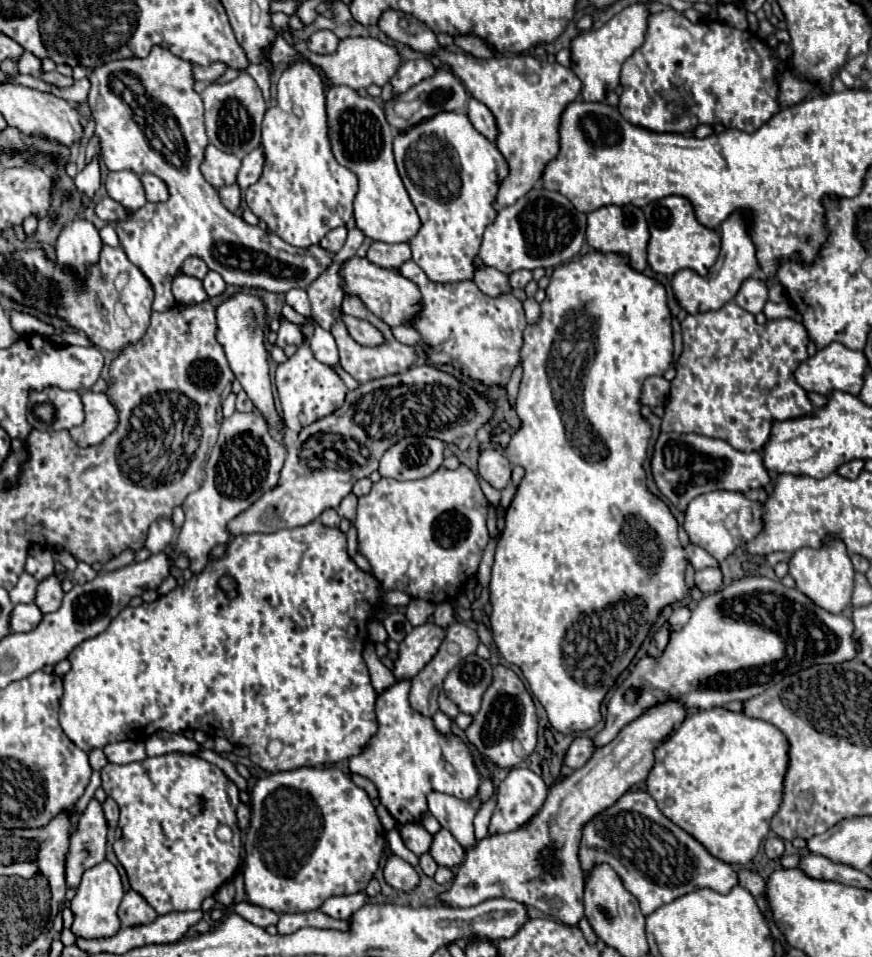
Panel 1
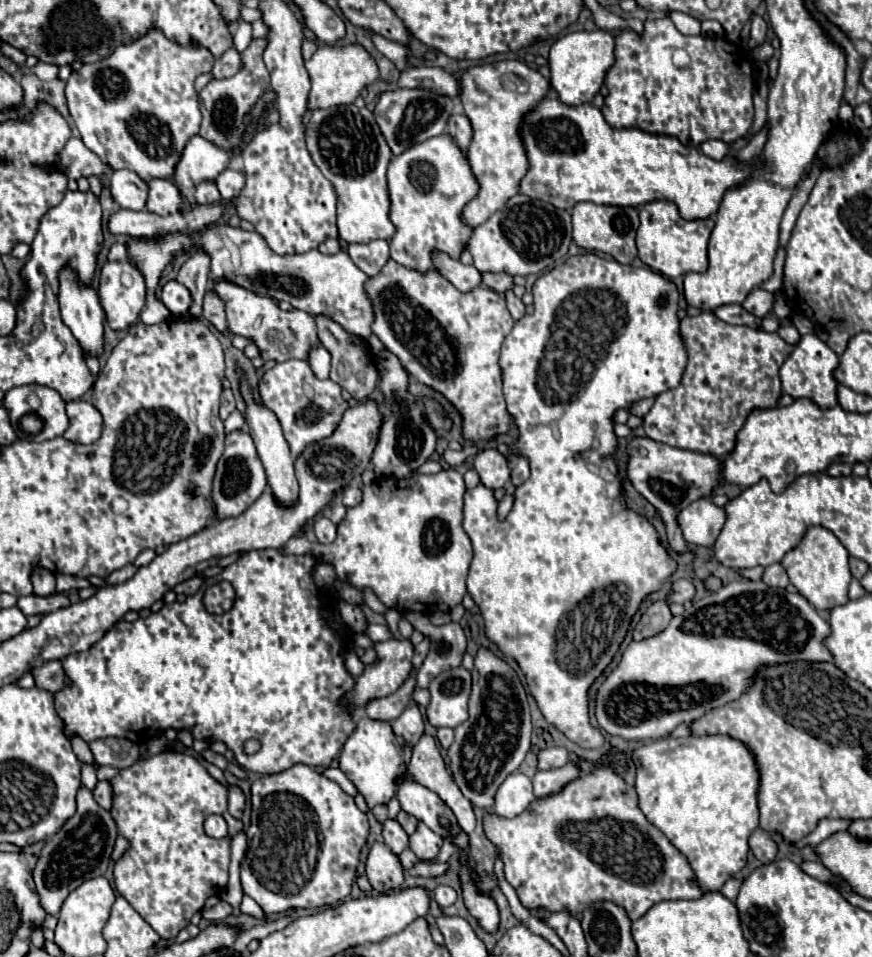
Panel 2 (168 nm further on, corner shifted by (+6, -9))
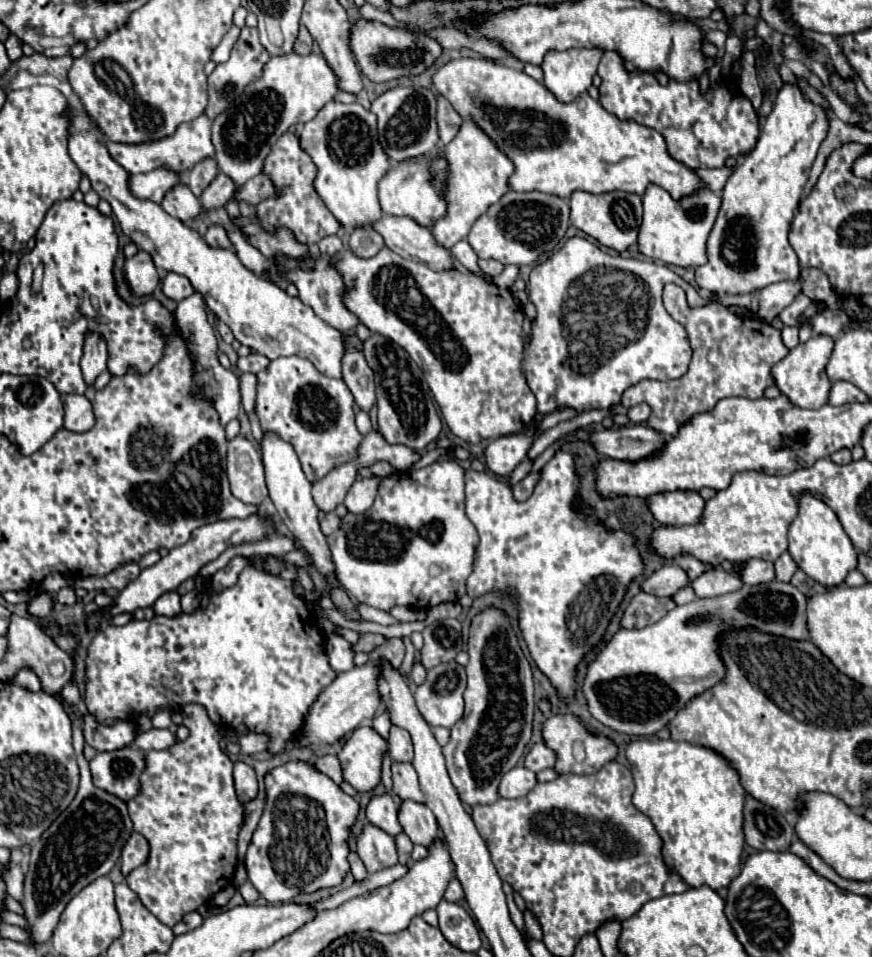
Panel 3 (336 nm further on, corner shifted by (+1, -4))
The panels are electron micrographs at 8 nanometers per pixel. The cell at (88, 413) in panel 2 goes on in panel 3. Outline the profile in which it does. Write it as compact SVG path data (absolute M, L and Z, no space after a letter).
M76 393L64 395L62 403L64 403L64 429L82 433L94 427L92 405L84 395L76 395Z

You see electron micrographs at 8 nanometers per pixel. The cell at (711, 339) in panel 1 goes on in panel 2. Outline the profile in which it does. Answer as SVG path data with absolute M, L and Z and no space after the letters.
M701 312L697 316L683 318L679 322L679 334L683 336L689 362L685 366L679 386L661 392L655 398L653 408L645 414L645 434L651 440L665 442L669 446L725 458L733 452L737 442L737 432L745 426L753 410L769 410L779 406L779 398L781 398L779 368L787 360L787 356L795 350L795 346L779 338L777 332L769 334L759 328L731 326L719 320L713 312Z

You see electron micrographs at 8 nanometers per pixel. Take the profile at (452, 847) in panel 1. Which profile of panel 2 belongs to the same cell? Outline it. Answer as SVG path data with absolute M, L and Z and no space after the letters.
M419 822L417 832L413 836L409 836L409 848L423 862L435 860L441 844L443 844L443 838L439 834L435 834L431 828L427 828L423 822Z

